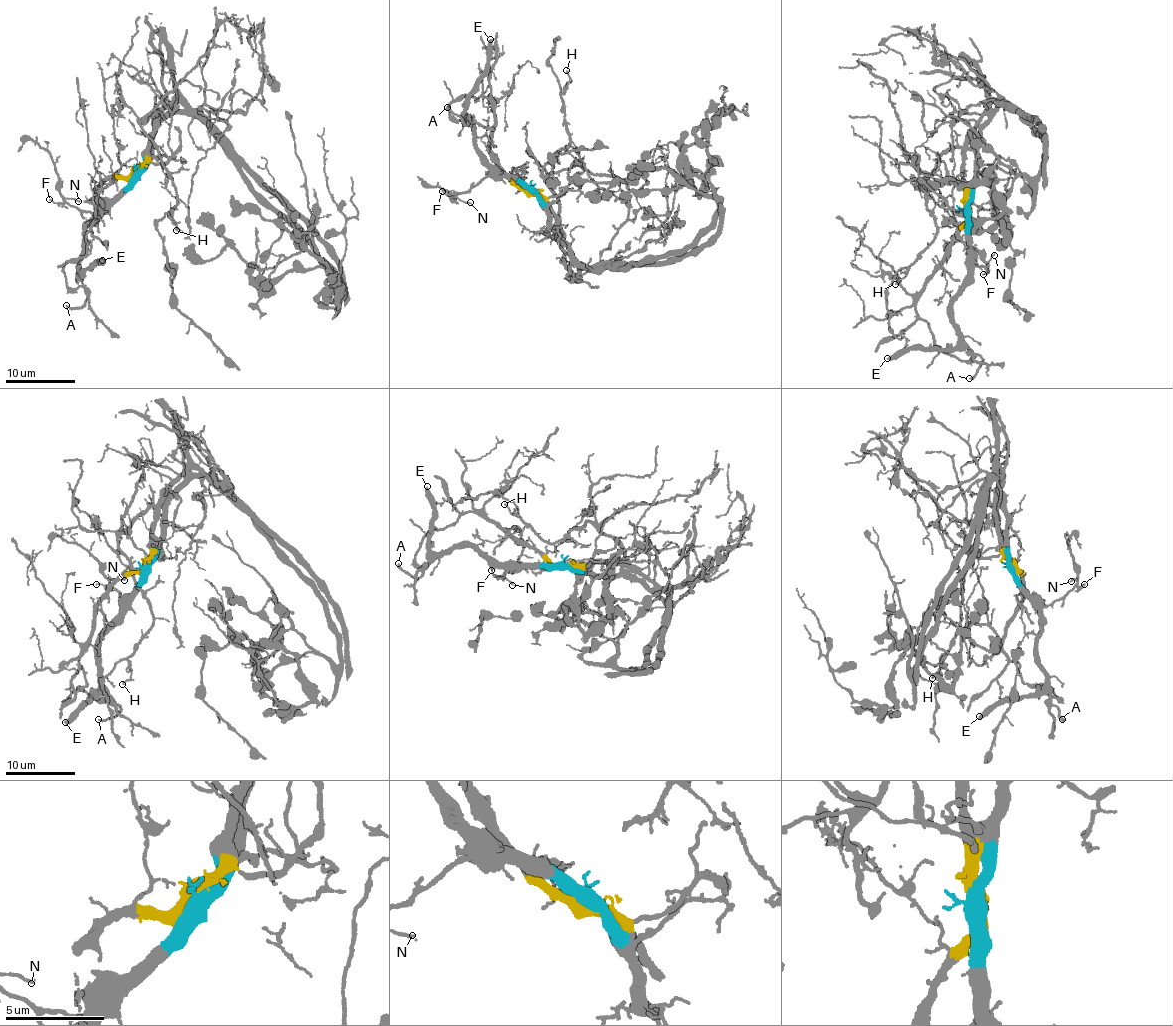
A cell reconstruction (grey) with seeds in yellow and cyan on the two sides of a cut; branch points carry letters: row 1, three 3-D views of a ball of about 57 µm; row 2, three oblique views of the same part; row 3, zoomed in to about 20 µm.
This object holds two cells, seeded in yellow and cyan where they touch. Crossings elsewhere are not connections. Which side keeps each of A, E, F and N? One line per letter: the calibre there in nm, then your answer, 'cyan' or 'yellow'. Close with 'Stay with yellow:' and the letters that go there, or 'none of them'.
A: calibre 240 nm; cyan
E: calibre 440 nm; cyan
F: calibre 100 nm; cyan
N: calibre 130 nm; cyan
Stay with yellow: none of them

